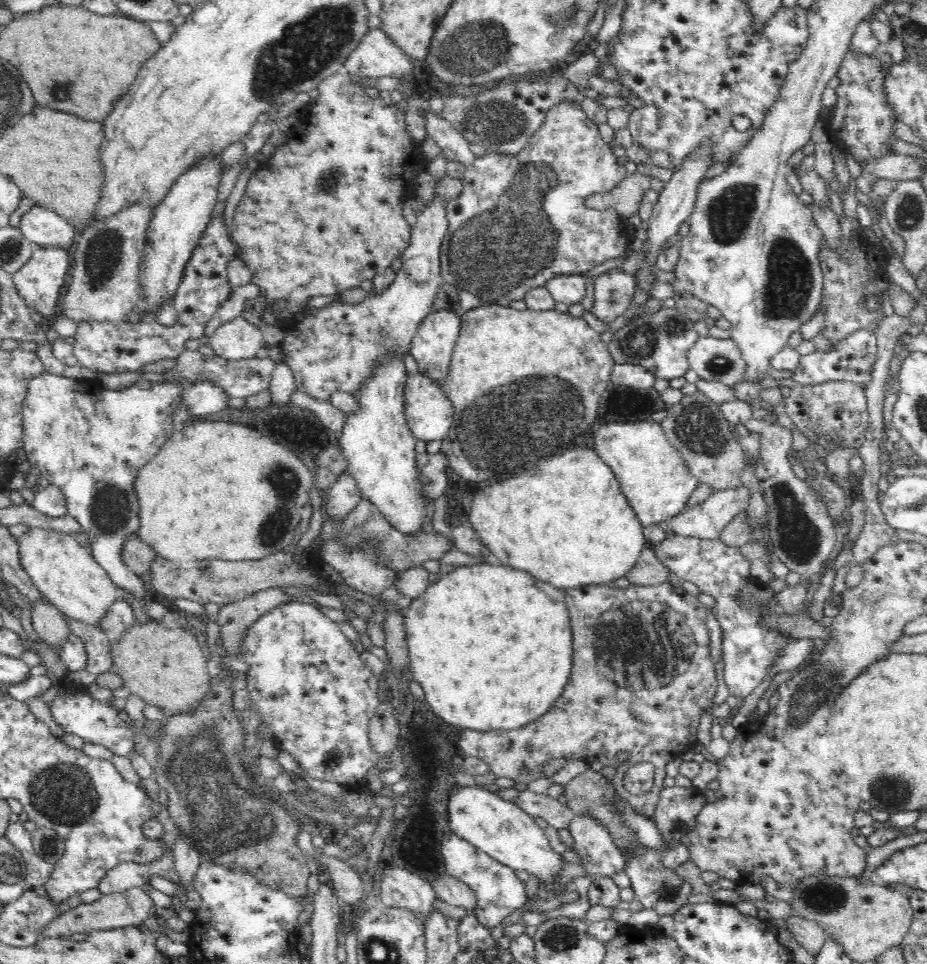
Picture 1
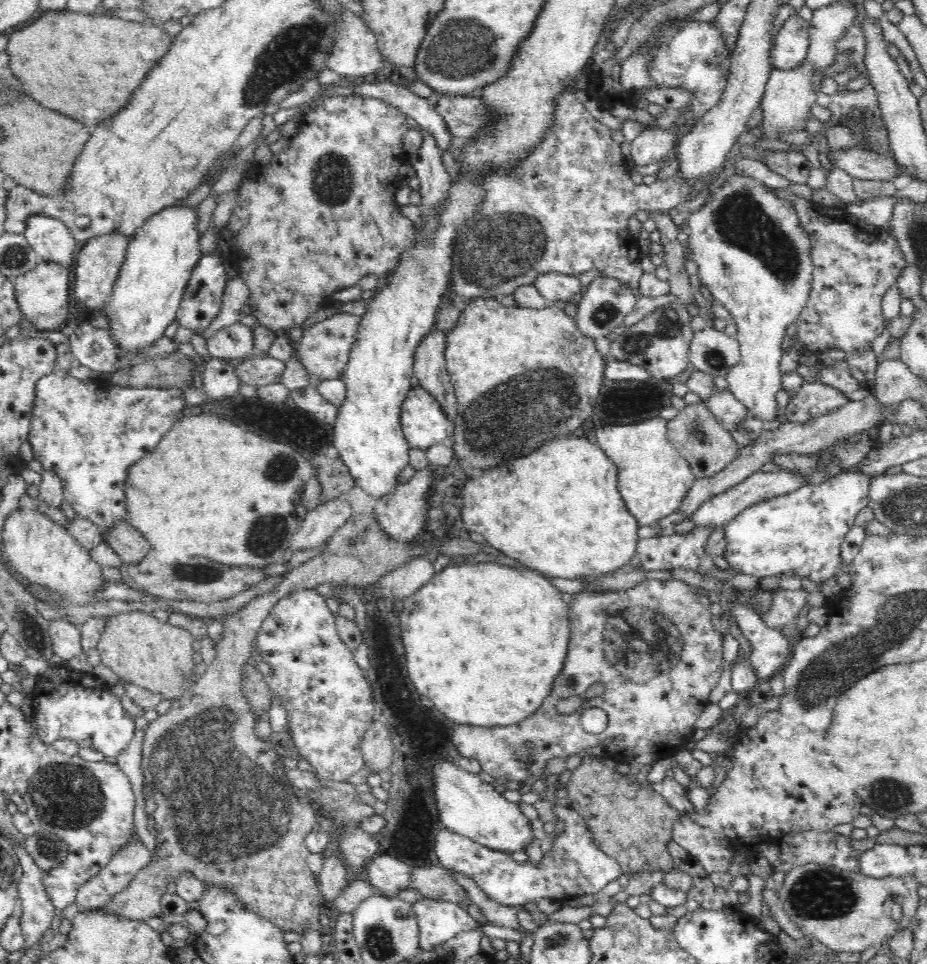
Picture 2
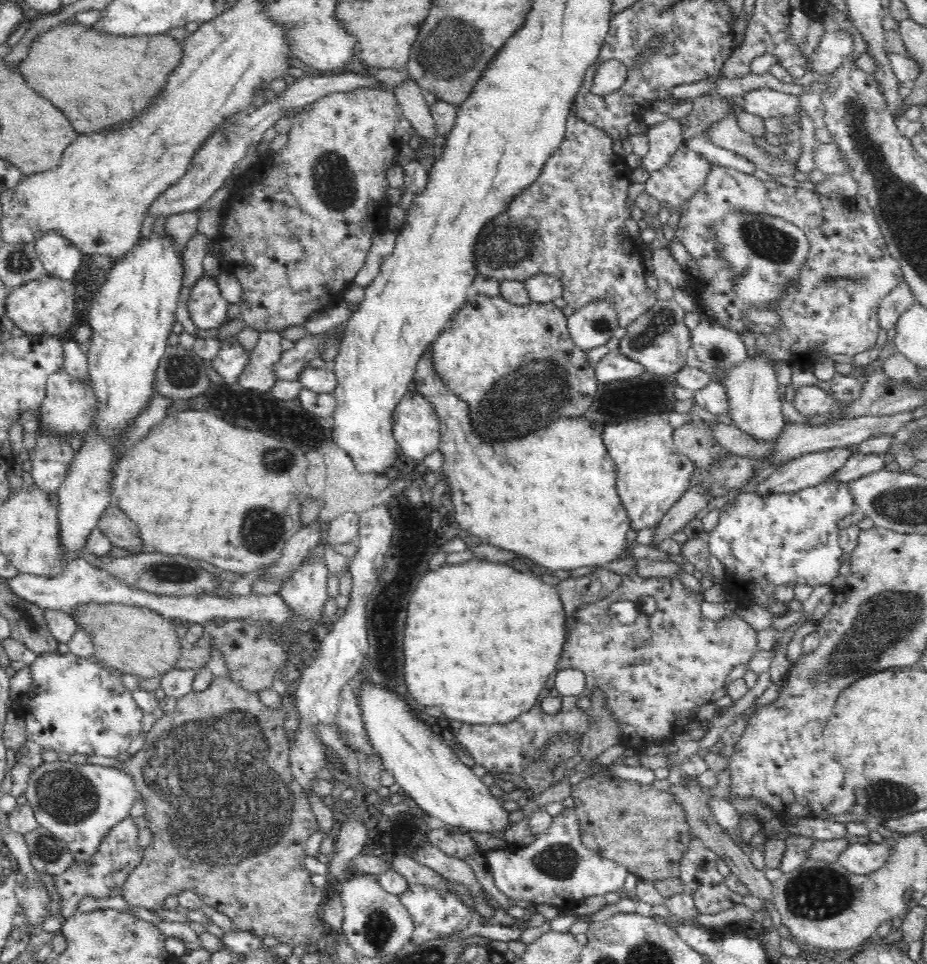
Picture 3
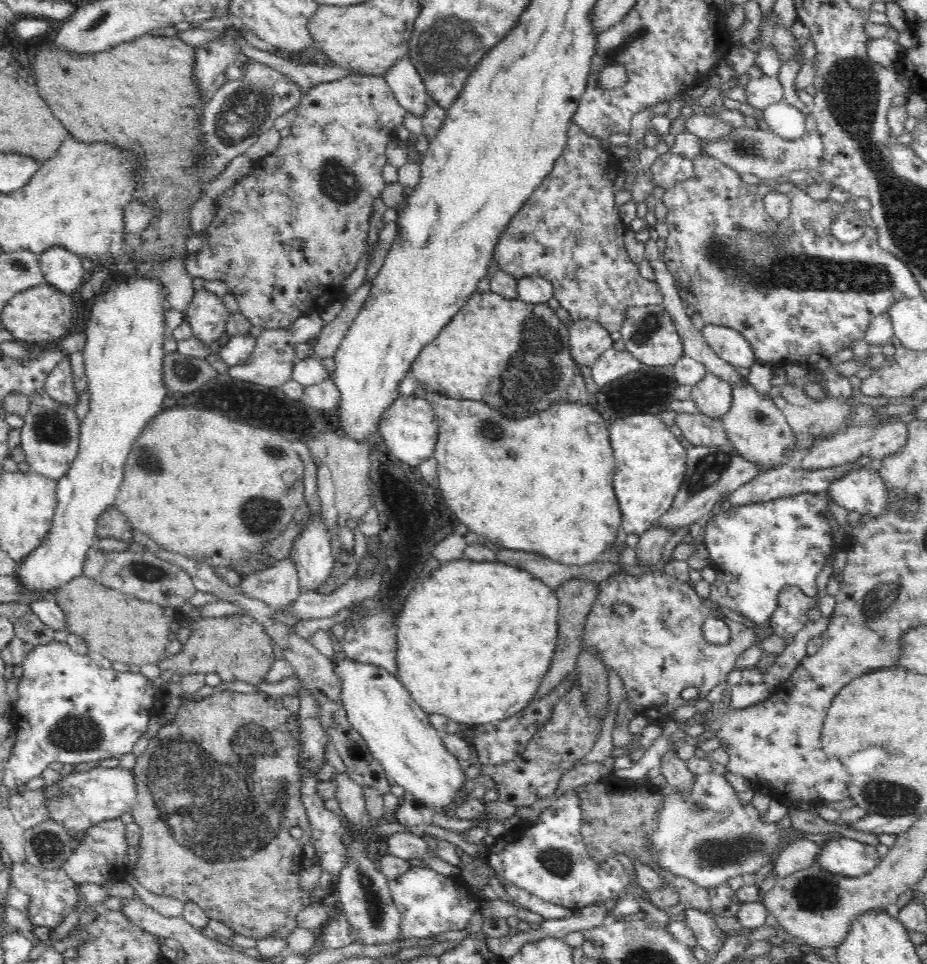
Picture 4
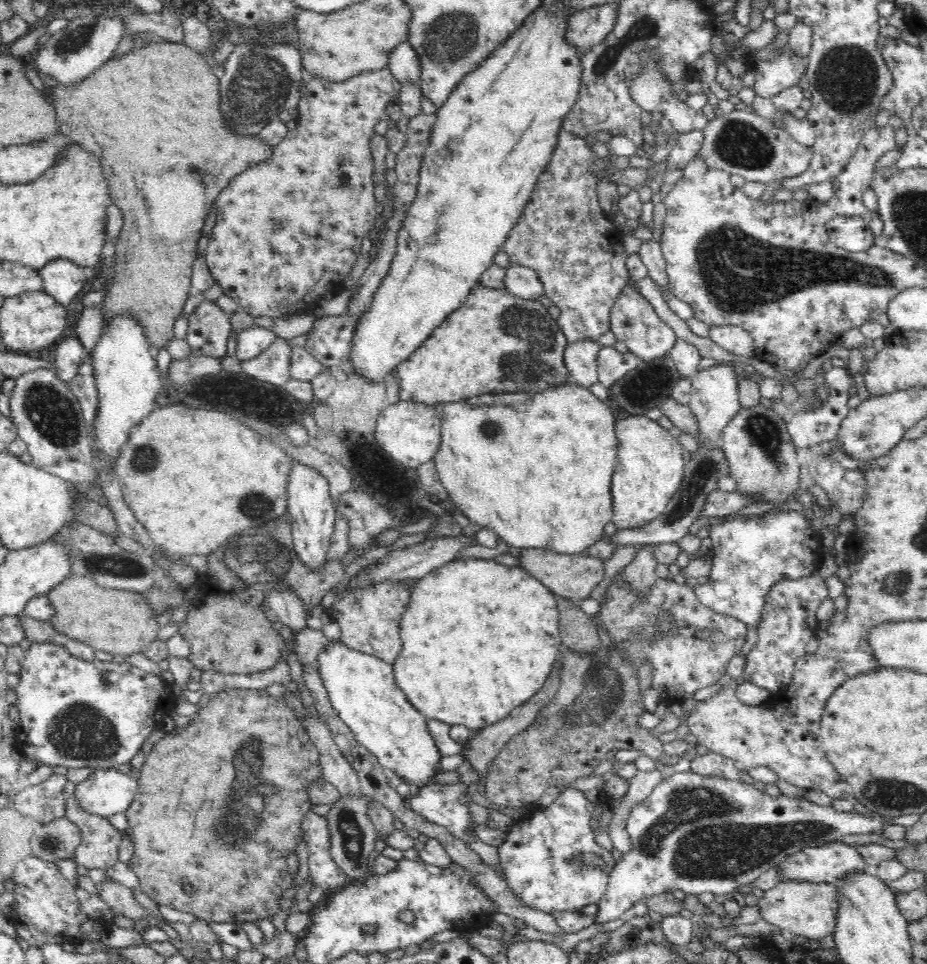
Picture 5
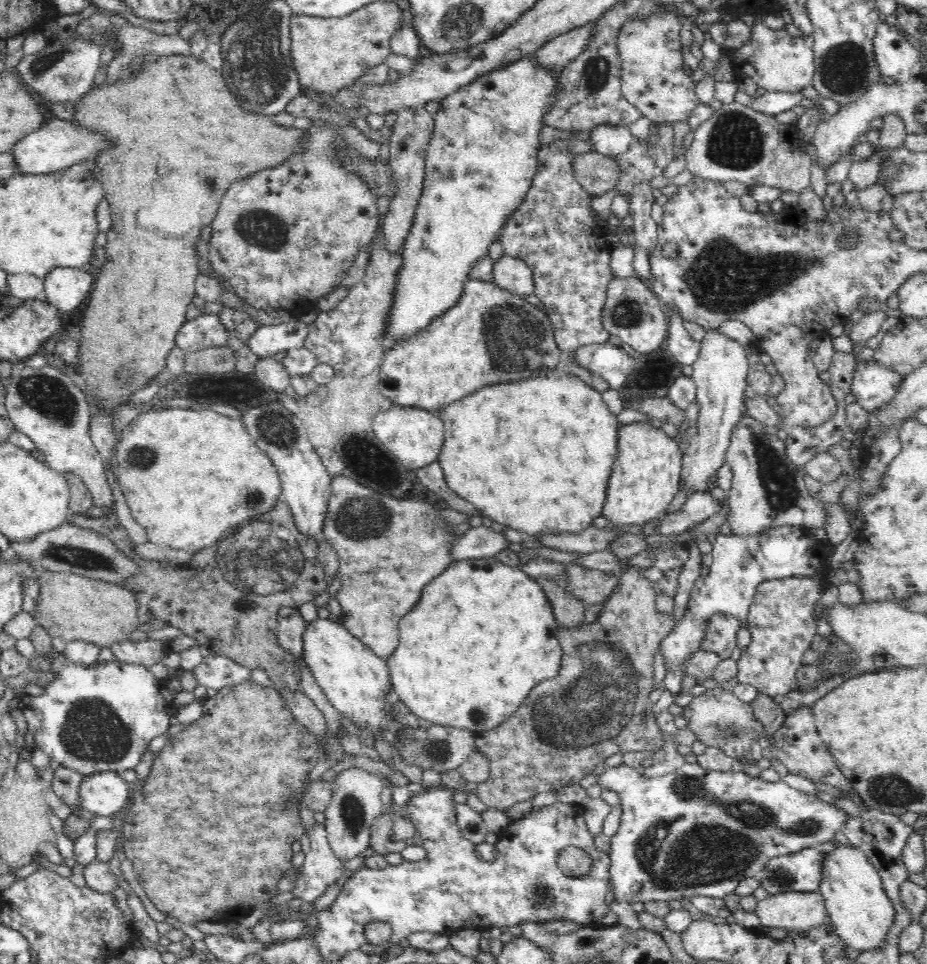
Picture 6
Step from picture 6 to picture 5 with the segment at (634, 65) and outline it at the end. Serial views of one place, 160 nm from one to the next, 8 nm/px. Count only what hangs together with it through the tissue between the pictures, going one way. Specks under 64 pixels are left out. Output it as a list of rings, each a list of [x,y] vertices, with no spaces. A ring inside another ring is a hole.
[[[648,48],[643,52],[639,73],[627,84],[627,92],[630,93],[632,101],[646,112],[660,112],[662,118],[665,118],[679,133],[689,133],[692,131],[701,131],[709,121],[706,115],[690,107],[687,102],[678,100],[673,82],[670,81],[668,73],[662,71],[662,57],[658,55],[657,48]]]

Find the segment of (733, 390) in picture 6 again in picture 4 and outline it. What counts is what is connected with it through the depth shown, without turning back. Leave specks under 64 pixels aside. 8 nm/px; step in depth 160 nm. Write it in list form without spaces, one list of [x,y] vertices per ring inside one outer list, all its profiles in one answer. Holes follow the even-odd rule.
[[[706,372],[706,376],[692,386],[691,399],[702,414],[722,420],[722,416],[732,408],[732,389],[733,386],[722,378]]]

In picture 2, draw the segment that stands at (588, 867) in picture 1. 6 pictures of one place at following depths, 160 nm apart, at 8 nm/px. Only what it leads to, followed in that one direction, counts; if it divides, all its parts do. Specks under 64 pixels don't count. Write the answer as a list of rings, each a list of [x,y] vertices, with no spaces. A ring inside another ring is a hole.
[[[569,805],[556,806],[554,815],[564,822],[564,832],[552,839],[550,852],[546,852],[538,864],[520,864],[502,851],[487,848],[446,828],[434,838],[437,858],[445,869],[470,875],[490,897],[508,906],[522,907],[527,902],[544,898],[562,904],[586,894],[600,897],[606,884],[622,876],[622,868],[614,858],[608,857],[592,843],[585,819],[576,810]]]

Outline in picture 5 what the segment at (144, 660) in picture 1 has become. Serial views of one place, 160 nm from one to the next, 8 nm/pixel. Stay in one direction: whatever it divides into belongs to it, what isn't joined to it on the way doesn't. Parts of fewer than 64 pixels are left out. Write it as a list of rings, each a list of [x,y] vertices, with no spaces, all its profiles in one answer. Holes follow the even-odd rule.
[[[70,574],[68,575],[68,578],[64,578],[58,586],[54,586],[54,589],[50,590],[50,592],[46,595],[49,598],[51,608],[53,608],[53,613],[47,620],[50,623],[50,626],[52,626],[58,634],[64,634],[64,636],[67,636],[69,639],[85,642],[86,644],[94,647],[95,650],[102,650],[112,655],[120,654],[122,656],[130,656],[132,654],[140,653],[143,648],[146,648],[152,641],[158,638],[157,633],[161,626],[158,625],[157,617],[153,615],[153,612],[151,612],[151,607],[149,606],[147,600],[143,597],[143,593],[136,593],[128,590],[106,589],[105,587],[99,586],[92,578]]]

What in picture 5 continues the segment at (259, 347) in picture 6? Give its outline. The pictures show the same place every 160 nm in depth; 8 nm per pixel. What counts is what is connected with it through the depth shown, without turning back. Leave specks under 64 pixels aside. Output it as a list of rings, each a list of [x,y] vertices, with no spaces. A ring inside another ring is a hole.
[[[253,327],[236,334],[232,344],[232,353],[239,361],[244,362],[266,352],[268,347],[276,343],[279,337],[268,328]]]

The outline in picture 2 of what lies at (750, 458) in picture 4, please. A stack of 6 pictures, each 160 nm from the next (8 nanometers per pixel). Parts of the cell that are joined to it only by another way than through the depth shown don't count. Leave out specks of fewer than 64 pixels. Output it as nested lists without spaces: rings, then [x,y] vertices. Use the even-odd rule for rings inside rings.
[[[737,171],[716,190],[710,202],[687,218],[689,238],[688,247],[683,250],[685,257],[694,260],[698,278],[714,299],[728,310],[738,327],[735,338],[741,349],[741,359],[724,376],[728,390],[743,404],[747,416],[758,418],[766,425],[778,416],[776,394],[783,389],[780,358],[784,354],[782,345],[786,329],[796,322],[808,302],[813,269],[809,234],[789,202],[776,198],[770,187],[761,181]]]

